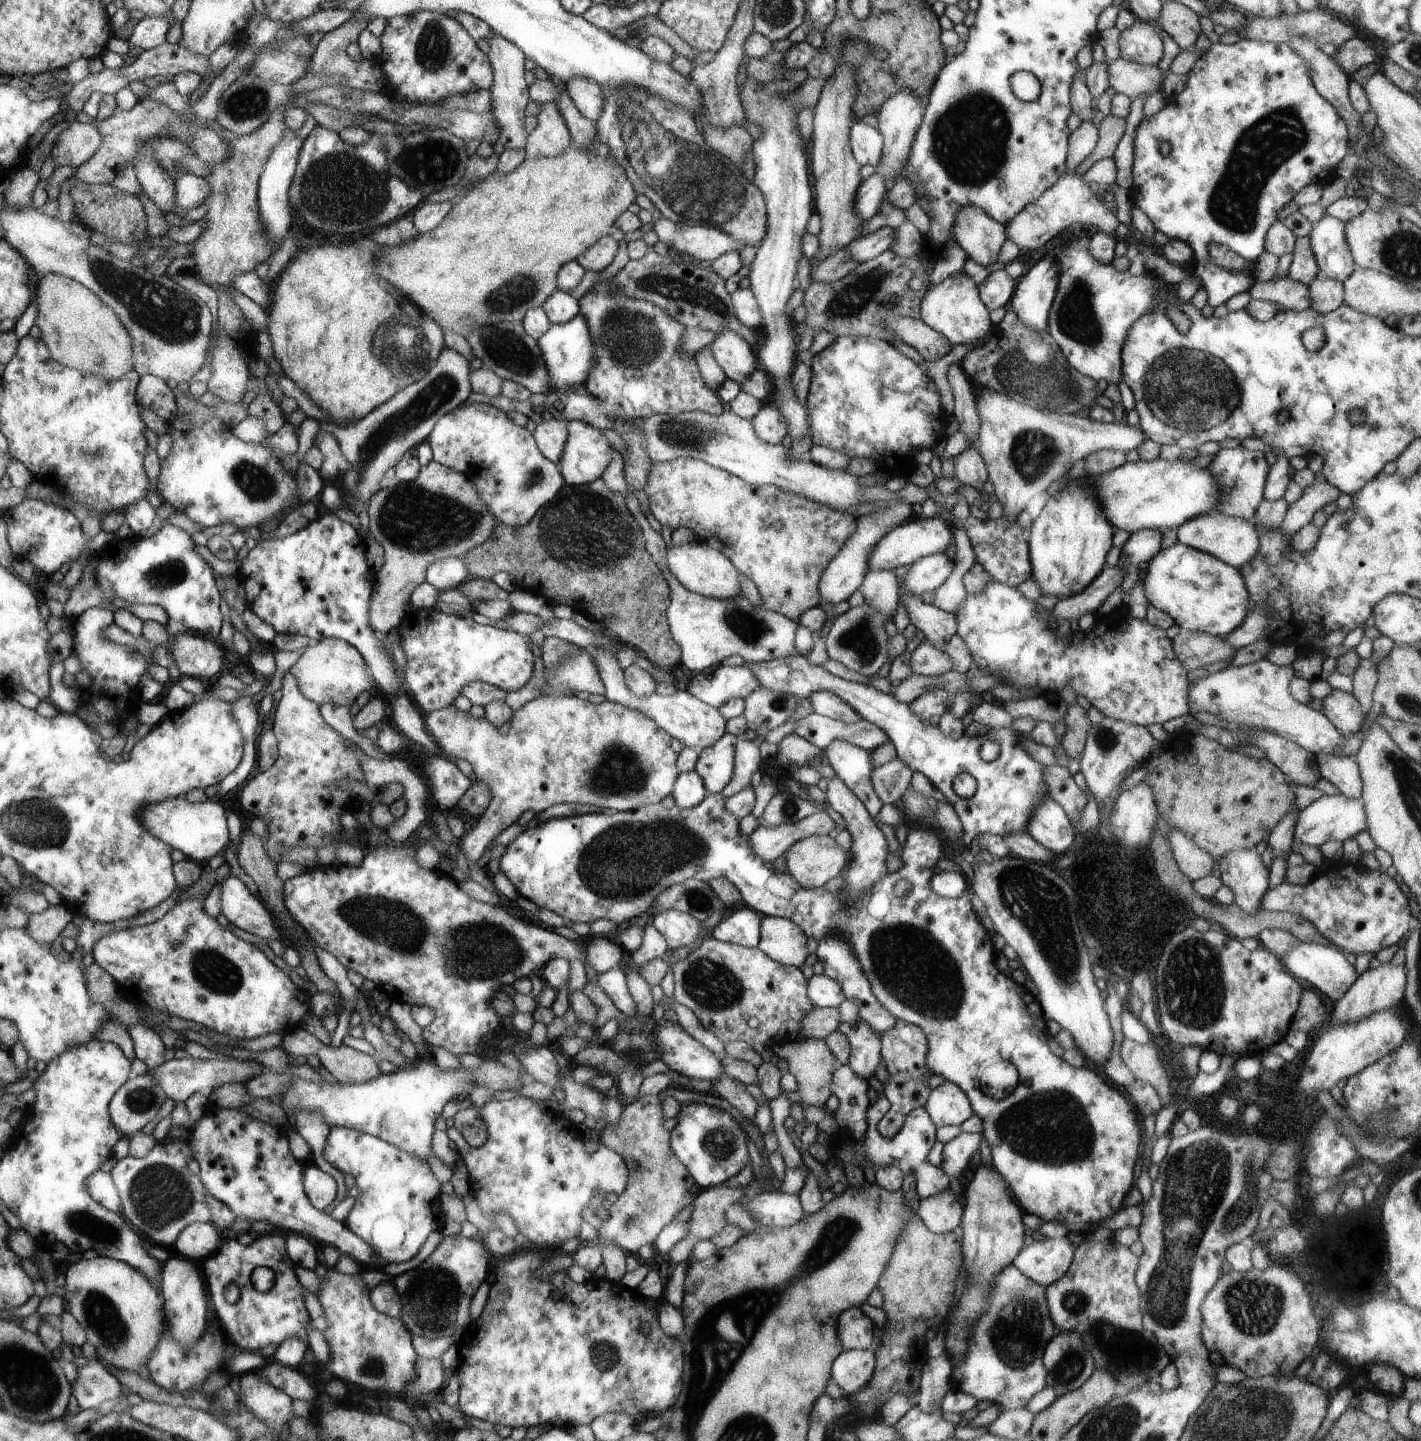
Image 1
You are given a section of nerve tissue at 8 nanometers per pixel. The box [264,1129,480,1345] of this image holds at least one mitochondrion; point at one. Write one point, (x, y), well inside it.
(429, 1300)

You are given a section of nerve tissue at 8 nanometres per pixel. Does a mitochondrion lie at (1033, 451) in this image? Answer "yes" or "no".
yes

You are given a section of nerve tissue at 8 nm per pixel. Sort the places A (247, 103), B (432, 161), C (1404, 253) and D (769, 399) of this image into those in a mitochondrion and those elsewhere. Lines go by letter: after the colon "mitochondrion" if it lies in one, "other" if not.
A: mitochondrion
B: mitochondrion
C: mitochondrion
D: other

